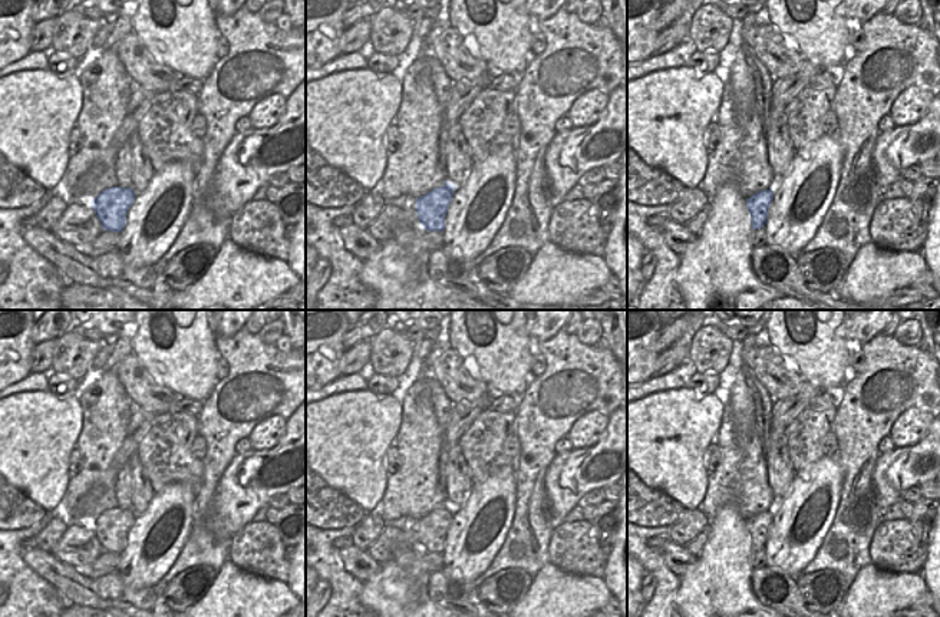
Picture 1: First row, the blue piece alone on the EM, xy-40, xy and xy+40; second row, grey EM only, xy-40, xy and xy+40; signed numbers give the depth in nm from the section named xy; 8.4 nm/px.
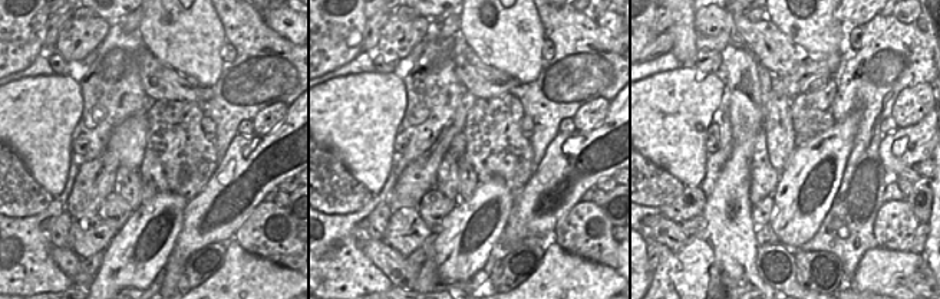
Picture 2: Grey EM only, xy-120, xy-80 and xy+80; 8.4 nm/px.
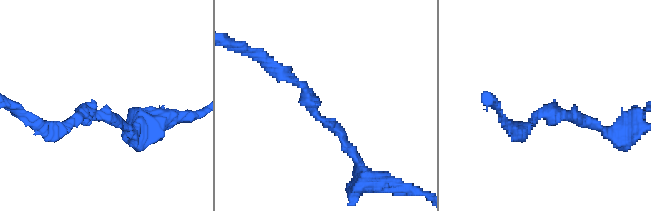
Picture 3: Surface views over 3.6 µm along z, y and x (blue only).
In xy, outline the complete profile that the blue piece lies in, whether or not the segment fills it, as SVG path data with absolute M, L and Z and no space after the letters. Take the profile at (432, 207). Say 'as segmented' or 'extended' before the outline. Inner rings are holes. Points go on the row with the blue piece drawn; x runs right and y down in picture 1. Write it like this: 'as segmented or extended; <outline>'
as segmented; M445 181L443 187L438 187L416 199L418 221L425 231L443 231L448 207L456 187Z

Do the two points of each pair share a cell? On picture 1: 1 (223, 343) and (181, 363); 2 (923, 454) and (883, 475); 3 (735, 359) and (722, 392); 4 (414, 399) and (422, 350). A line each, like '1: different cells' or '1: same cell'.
1: different cells
2: same cell
3: same cell
4: different cells

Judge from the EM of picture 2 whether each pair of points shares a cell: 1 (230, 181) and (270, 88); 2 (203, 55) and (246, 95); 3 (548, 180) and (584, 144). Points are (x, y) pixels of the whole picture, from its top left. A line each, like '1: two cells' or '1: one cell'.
1: two cells
2: two cells
3: one cell

